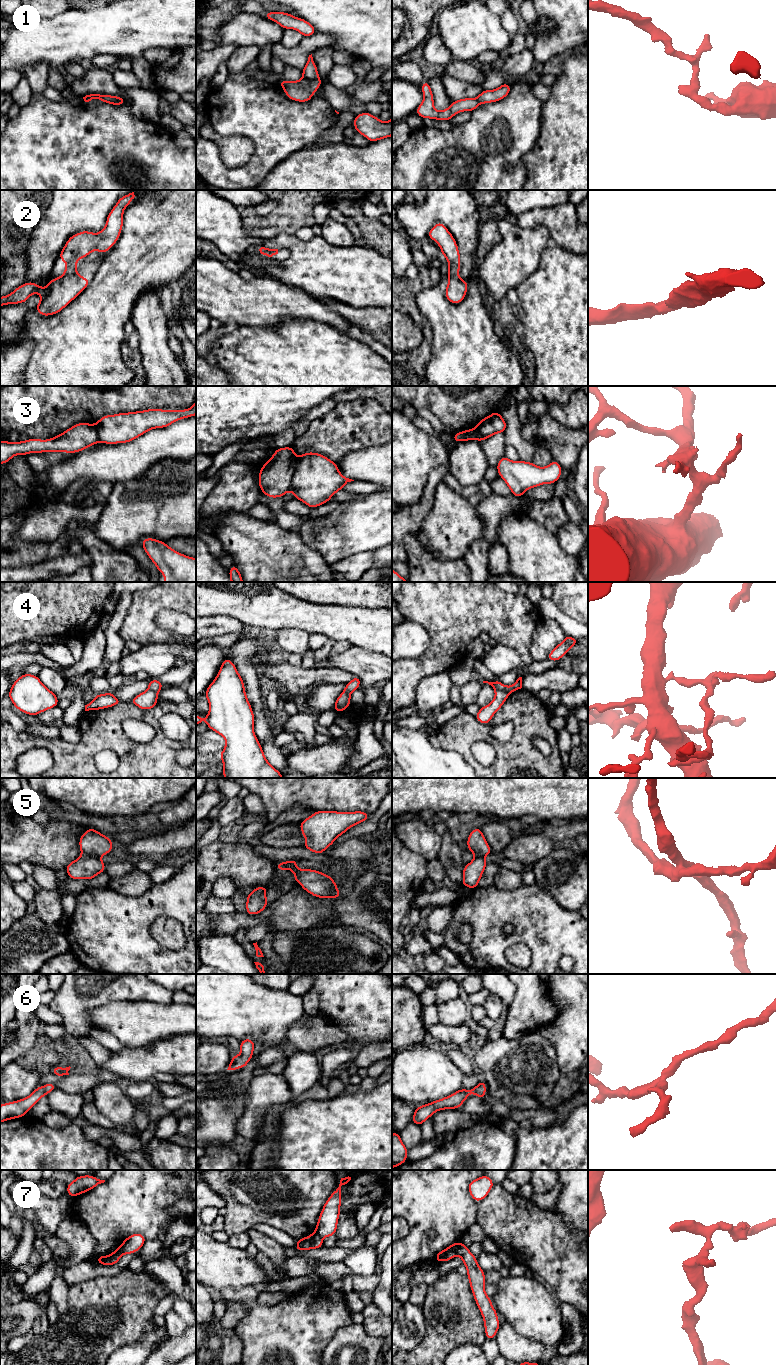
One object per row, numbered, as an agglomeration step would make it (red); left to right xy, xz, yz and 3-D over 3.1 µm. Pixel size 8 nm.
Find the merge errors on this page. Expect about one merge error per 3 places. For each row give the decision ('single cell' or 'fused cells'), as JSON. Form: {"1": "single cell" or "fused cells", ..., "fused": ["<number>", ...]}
{"1": "fused cells", "2": "single cell", "3": "fused cells", "4": "fused cells", "5": "fused cells", "6": "single cell", "7": "fused cells", "fused": ["1", "3", "4", "5", "7"]}

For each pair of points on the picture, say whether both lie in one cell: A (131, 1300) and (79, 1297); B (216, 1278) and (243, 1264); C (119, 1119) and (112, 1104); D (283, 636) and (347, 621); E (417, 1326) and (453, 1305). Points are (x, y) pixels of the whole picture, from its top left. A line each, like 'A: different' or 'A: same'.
A: same
B: same
C: same
D: different
E: different

